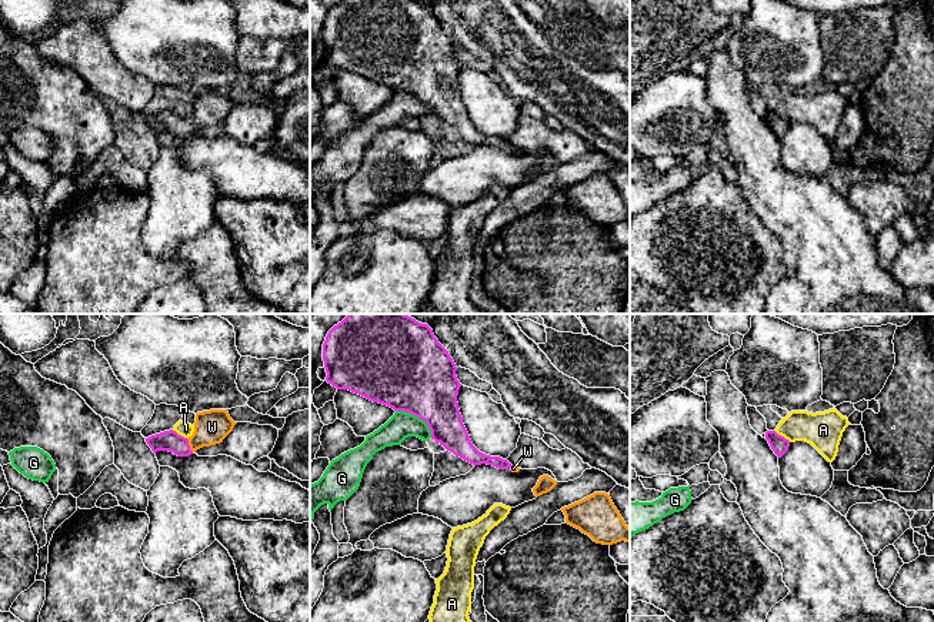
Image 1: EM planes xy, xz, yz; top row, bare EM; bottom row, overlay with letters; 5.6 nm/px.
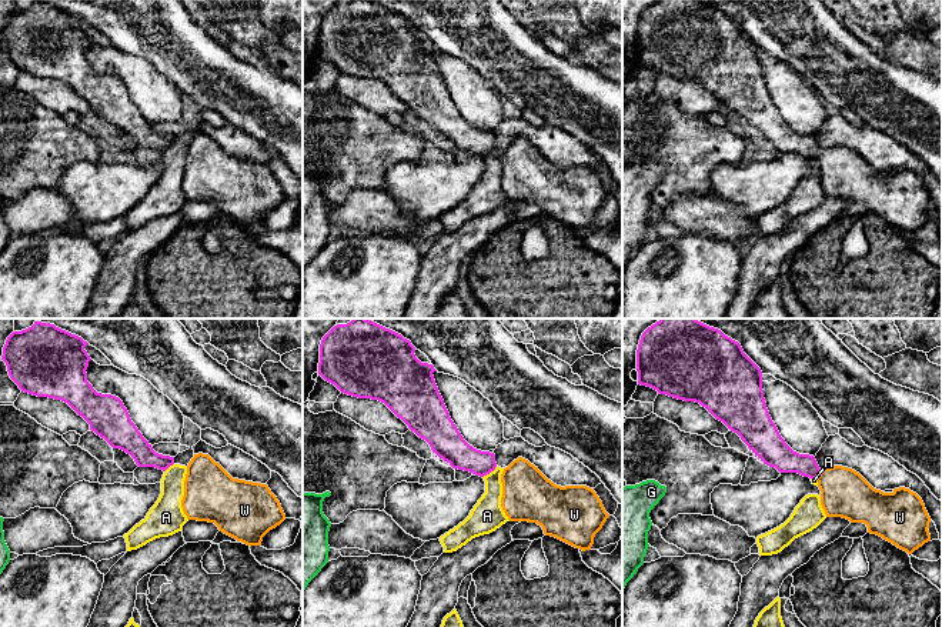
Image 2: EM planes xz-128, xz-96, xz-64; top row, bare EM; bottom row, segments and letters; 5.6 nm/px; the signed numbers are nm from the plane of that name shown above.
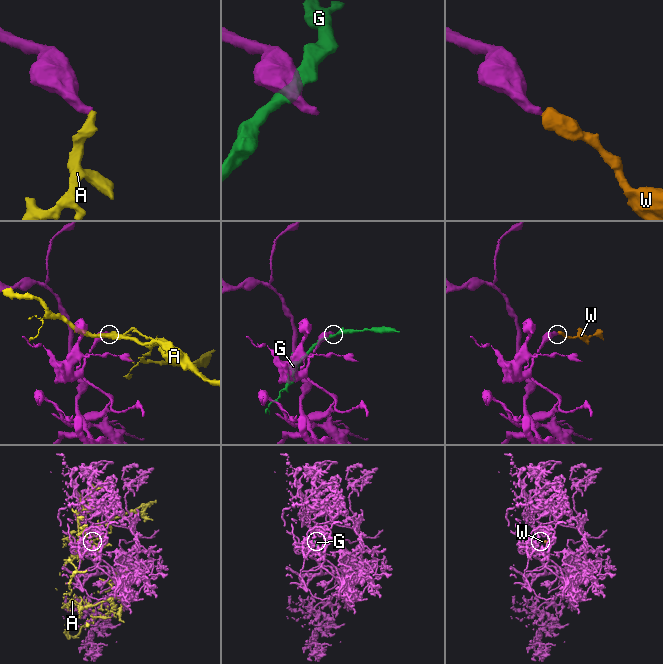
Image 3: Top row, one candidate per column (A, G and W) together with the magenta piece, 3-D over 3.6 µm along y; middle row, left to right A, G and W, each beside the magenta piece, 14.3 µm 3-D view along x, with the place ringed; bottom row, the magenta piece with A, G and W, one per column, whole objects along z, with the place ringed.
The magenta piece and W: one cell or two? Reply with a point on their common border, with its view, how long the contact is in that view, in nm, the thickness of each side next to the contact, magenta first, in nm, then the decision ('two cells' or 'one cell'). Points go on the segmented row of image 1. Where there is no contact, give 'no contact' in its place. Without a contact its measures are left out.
xy (189, 445) | 90 nm | 120/190 nm | one cell

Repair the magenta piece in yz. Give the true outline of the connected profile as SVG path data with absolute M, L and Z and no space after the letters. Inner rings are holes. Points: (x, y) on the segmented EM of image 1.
M767 431L765 439L778 458L781 458L788 451L790 441L778 435L775 431Z

